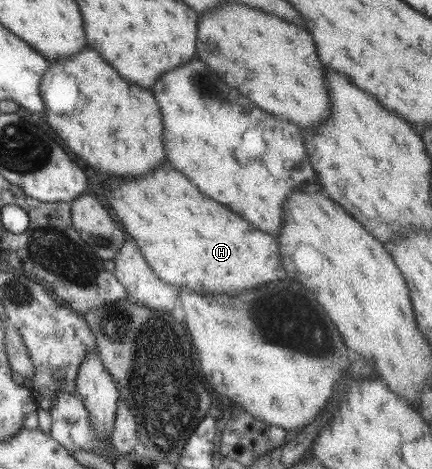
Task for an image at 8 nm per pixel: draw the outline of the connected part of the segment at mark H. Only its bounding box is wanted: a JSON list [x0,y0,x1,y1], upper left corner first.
[107,165,285,295]

